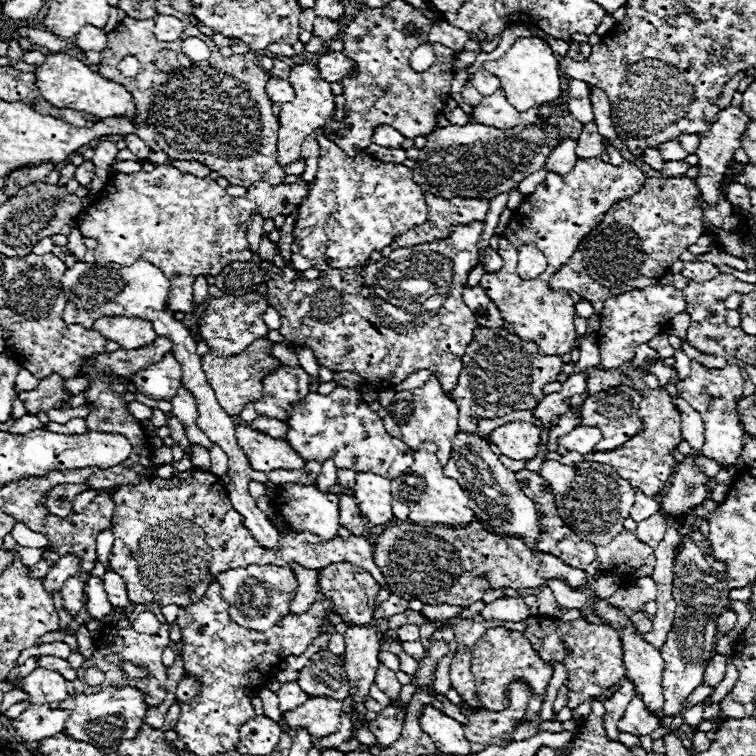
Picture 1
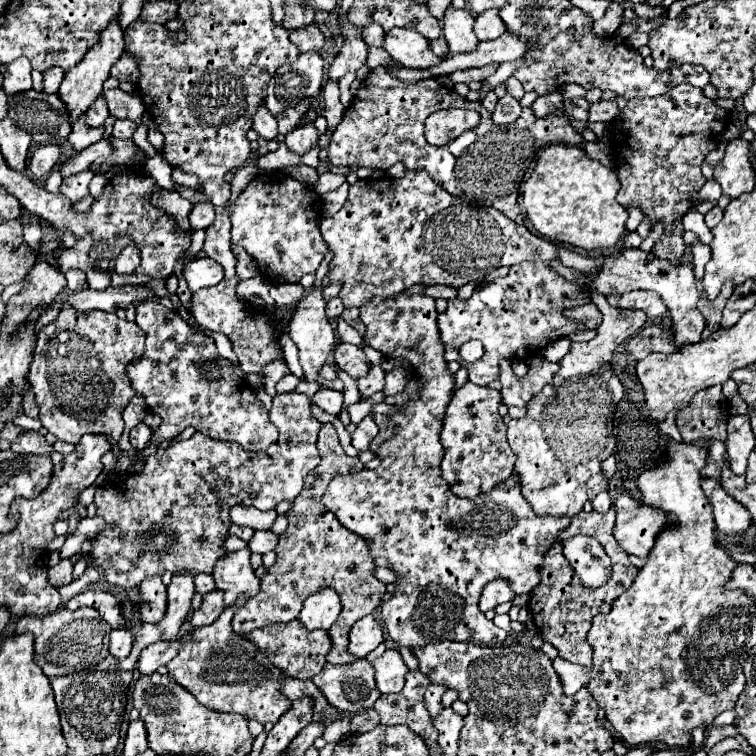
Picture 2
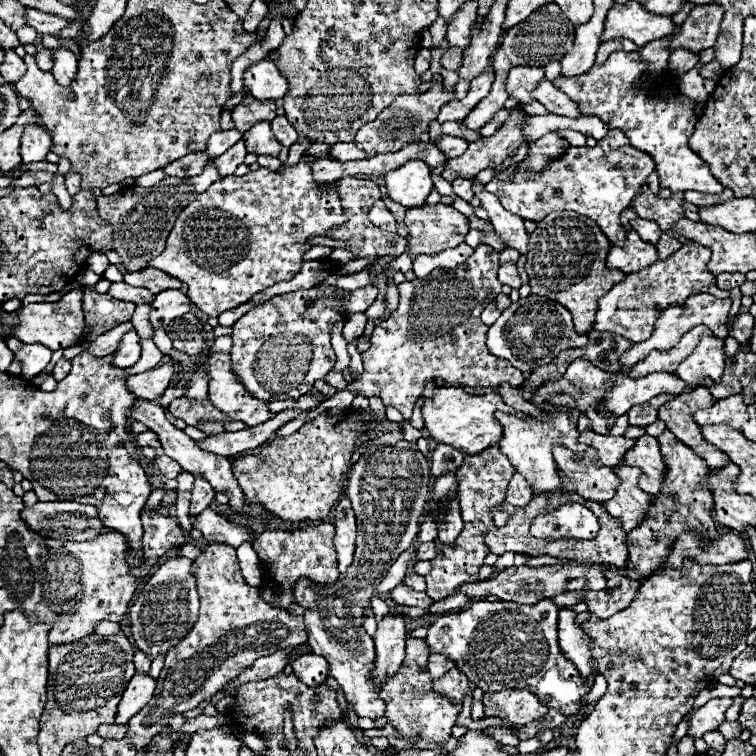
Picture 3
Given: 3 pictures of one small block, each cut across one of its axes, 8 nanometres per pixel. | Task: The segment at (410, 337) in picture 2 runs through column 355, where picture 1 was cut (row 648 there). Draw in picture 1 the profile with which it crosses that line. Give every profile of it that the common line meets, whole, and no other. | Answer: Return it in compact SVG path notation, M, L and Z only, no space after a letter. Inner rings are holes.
M490 628L474 646L472 650L472 676L476 682L476 690L478 690L478 698L480 702L488 708L488 710L502 710L508 706L508 698L506 698L506 684L522 678L530 684L534 698L528 702L528 716L524 718L524 722L534 720L542 700L544 700L544 692L548 688L548 682L552 678L552 666L548 662L544 662L532 648L532 644L522 636L522 632L514 632L514 630L506 630L506 628Z

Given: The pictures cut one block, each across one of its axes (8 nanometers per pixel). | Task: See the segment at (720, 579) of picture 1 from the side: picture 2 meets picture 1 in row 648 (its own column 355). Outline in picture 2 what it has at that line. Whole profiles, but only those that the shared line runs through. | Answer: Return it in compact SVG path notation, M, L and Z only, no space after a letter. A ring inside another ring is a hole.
M356 660L344 666L326 664L312 682L320 688L326 700L340 712L358 714L366 708L372 708L380 698L376 688L374 668L368 660Z

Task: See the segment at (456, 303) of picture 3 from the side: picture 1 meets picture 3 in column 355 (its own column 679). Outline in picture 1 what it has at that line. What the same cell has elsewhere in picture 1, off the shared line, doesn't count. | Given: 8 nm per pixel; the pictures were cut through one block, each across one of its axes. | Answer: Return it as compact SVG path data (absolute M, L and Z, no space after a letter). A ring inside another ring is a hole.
M692 360L690 376L686 378L686 382L676 382L676 388L678 388L680 396L704 416L706 440L702 446L702 454L706 458L716 460L720 466L734 466L742 452L744 436L746 436L740 426L738 412L736 412L736 398L742 396L742 388L744 388L744 378L740 374L740 368L728 364L722 370L716 370L716 368L710 370Z

